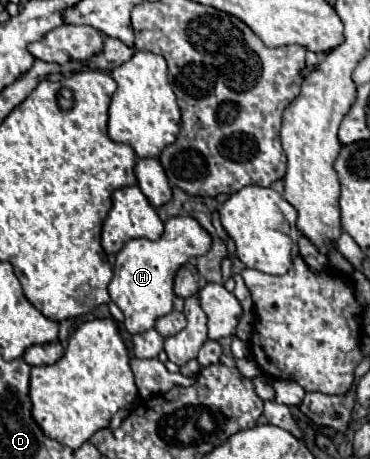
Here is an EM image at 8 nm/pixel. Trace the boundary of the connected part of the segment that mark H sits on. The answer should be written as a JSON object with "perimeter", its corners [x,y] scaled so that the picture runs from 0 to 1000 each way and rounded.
{"perimeter":[[[465,473],[443,486],[432,521],[351,521],[314,556],[308,603],[292,621],[297,651],[341,691],[341,721],[351,730],[416,717],[422,695],[465,678],[470,599],[519,560],[551,556],[568,542],[568,512],[514,473]]]}

